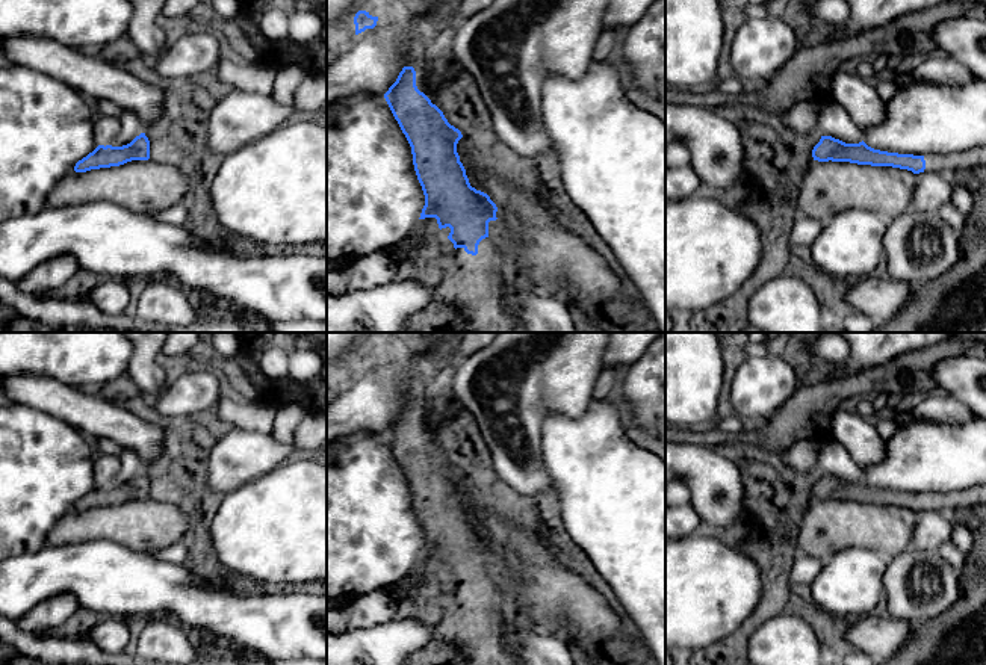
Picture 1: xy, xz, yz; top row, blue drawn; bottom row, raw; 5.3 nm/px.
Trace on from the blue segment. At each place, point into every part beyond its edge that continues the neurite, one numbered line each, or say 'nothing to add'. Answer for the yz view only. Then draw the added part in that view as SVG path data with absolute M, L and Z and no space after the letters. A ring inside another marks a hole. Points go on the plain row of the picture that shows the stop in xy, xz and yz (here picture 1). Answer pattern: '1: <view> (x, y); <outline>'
1: yz (951, 504); M974 487L950 493L926 493L924 511L939 511L951 517L975 505L986 505L986 487Z

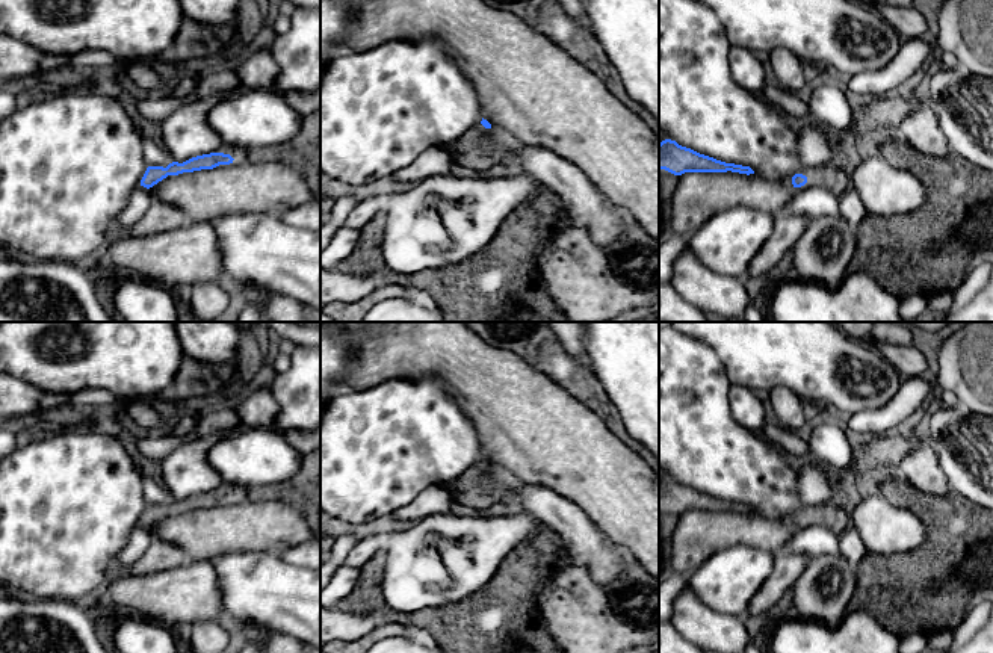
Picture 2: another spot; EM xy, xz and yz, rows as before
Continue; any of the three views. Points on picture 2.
nothing to add

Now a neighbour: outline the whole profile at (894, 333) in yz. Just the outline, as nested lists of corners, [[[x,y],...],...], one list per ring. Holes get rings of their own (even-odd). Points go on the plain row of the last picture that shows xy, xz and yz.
[[[874,322],[869,342],[910,346],[913,345],[911,326],[905,322]]]

